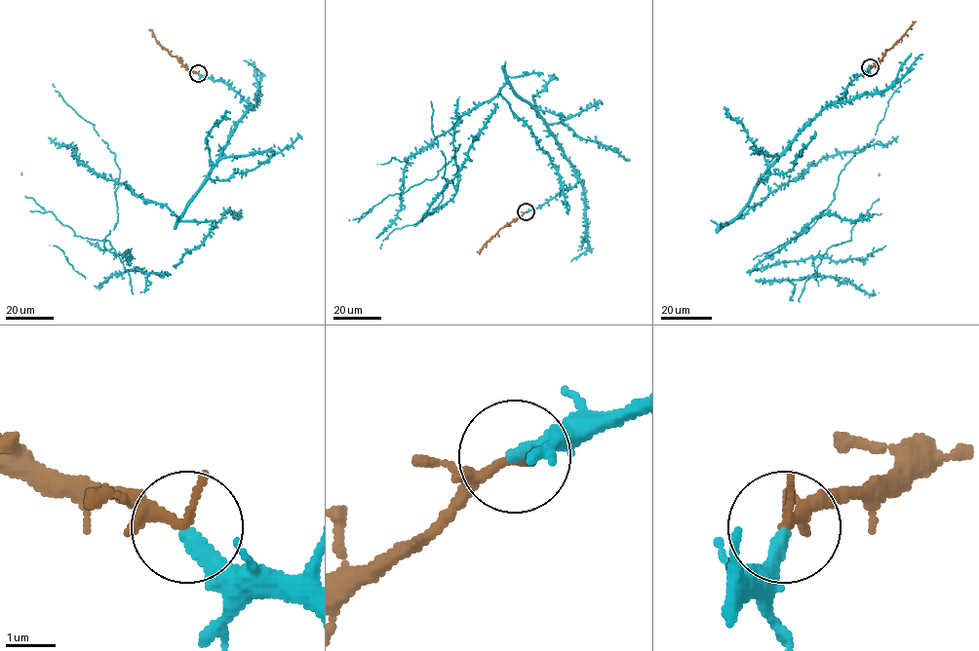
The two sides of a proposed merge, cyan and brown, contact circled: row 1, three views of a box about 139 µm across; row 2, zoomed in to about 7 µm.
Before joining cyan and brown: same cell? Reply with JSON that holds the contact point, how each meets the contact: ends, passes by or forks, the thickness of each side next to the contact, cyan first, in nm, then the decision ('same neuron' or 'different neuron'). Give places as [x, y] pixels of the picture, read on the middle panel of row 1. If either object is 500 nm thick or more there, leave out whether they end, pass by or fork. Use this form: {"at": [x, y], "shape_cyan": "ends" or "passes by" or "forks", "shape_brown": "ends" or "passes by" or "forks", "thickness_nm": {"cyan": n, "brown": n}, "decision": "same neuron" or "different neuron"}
{"at": [526, 211], "shape_cyan": "ends", "shape_brown": "passes by", "thickness_nm": {"cyan": 320, "brown": 160}, "decision": "same neuron"}

